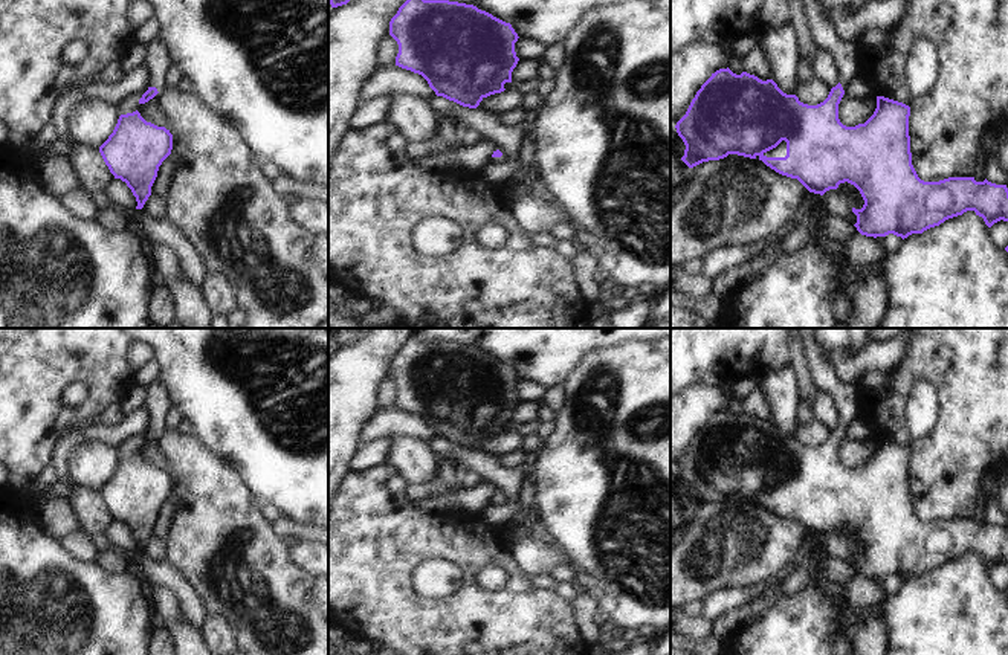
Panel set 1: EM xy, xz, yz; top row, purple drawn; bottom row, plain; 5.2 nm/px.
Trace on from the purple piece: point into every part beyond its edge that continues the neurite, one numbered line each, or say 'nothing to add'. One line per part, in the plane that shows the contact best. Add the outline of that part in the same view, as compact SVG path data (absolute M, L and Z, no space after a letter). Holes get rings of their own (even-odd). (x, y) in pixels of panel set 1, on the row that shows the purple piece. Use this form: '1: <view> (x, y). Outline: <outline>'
1: yz (822, 29). Outline: M803 0L803 6L816 44L829 52L835 61L838 82L845 90L843 98L846 98L848 86L857 78L858 44L845 41L835 34L834 21L825 15L817 0Z

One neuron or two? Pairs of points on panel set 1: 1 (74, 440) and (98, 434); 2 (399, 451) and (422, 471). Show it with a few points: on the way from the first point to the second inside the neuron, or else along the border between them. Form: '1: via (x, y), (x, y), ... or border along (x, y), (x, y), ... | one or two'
1: via (80, 434), (92, 434) | one
2: via (405, 455), (416, 464) | one

